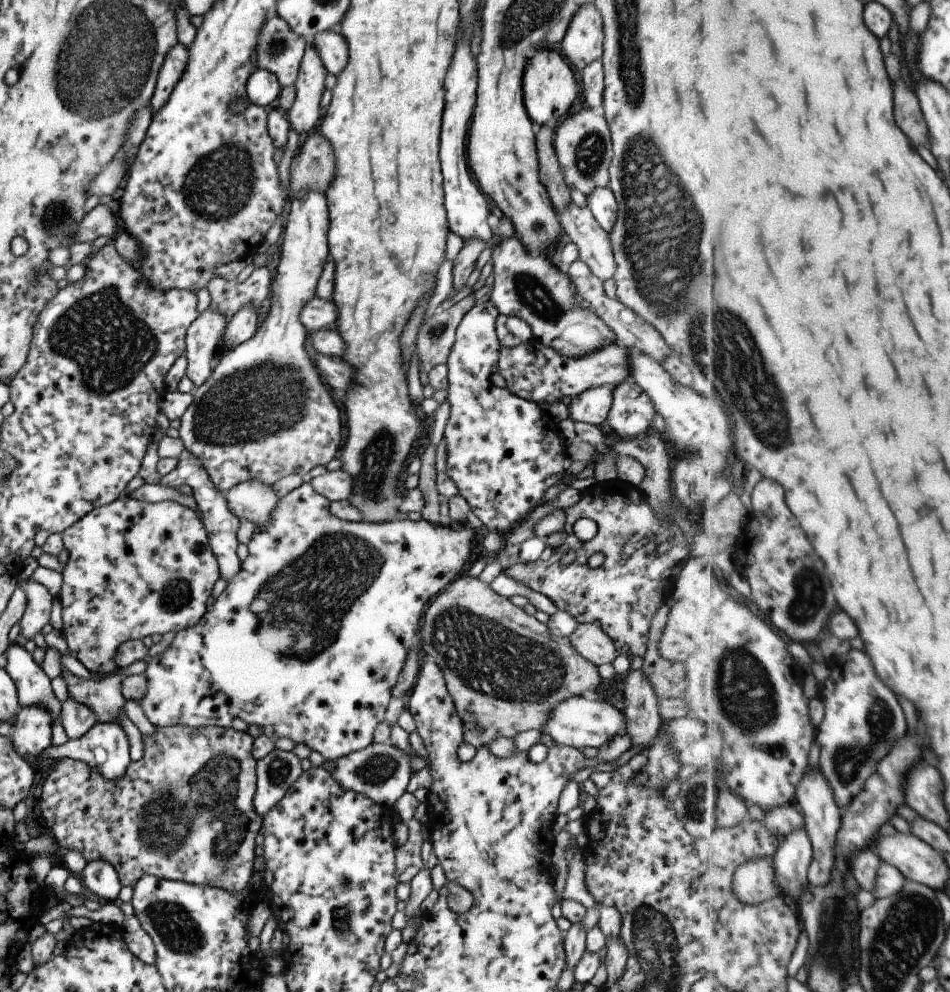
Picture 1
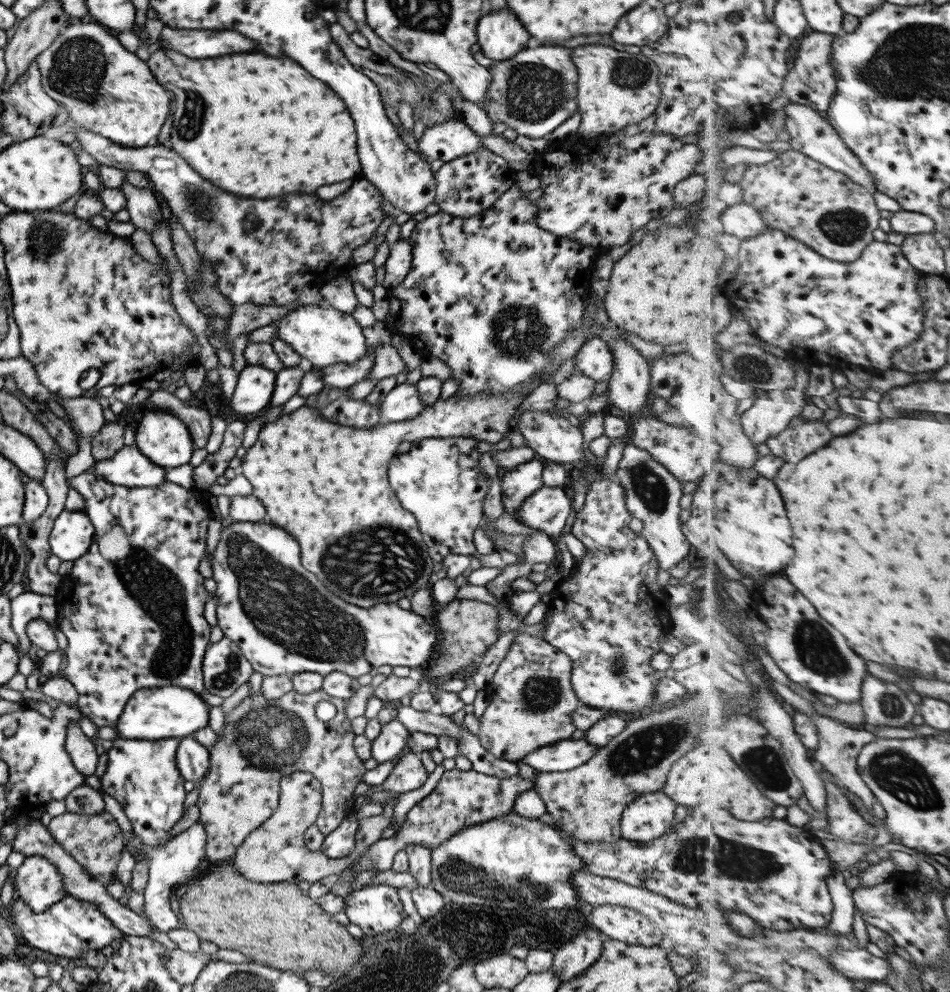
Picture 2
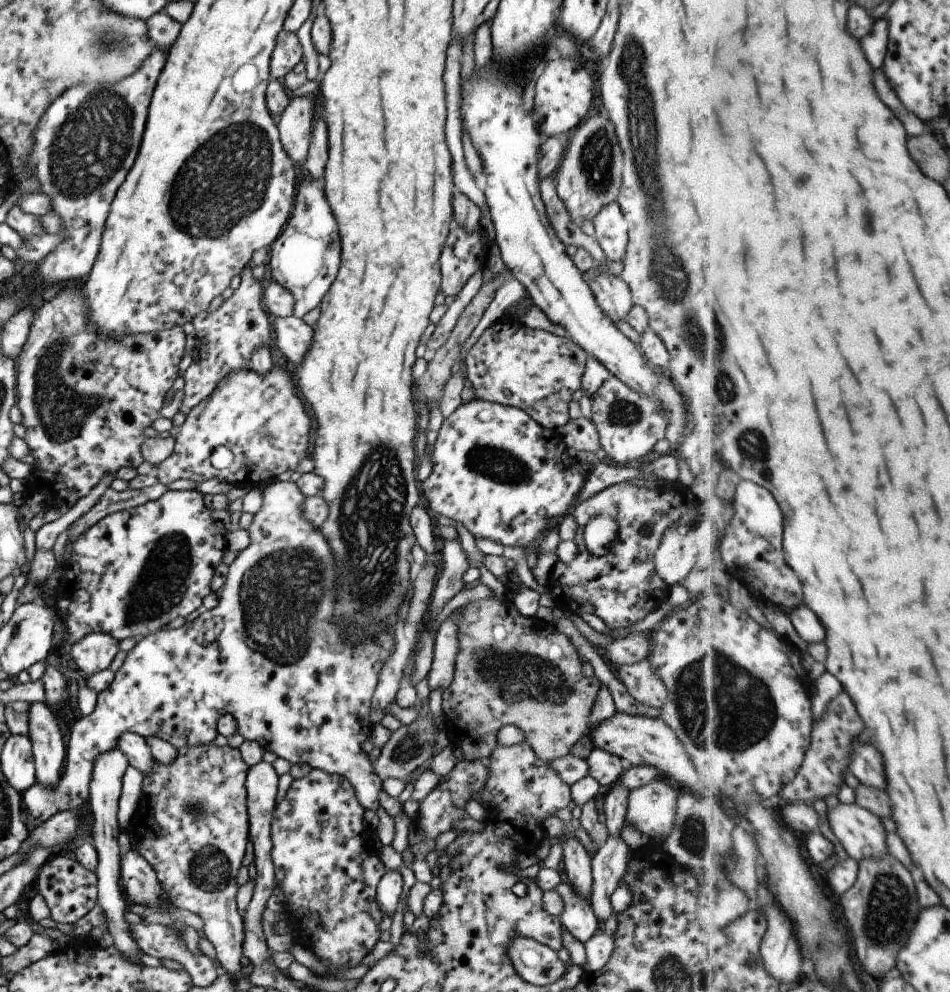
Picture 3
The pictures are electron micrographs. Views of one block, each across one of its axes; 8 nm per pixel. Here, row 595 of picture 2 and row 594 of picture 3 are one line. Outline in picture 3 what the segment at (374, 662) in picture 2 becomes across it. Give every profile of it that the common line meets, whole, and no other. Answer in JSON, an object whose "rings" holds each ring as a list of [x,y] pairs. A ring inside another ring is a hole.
{"rings":[[[292,481],[273,482],[261,492],[261,509],[253,516],[246,530],[249,533],[249,545],[238,552],[235,560],[229,564],[224,584],[214,592],[217,606],[205,610],[180,628],[163,628],[142,637],[126,652],[125,660],[114,673],[112,682],[104,691],[97,691],[93,712],[87,717],[72,720],[59,783],[47,789],[34,783],[21,794],[22,806],[28,812],[25,820],[27,832],[56,813],[74,809],[80,810],[78,826],[85,825],[90,830],[92,817],[84,804],[88,799],[93,764],[102,753],[114,750],[125,732],[133,732],[143,739],[156,737],[179,750],[210,744],[218,734],[217,721],[229,714],[237,725],[236,733],[247,741],[257,742],[263,751],[271,752],[291,765],[309,764],[311,769],[336,773],[345,778],[354,789],[354,798],[361,809],[373,811],[377,816],[377,827],[373,832],[381,846],[391,844],[393,820],[378,804],[382,782],[372,772],[368,757],[360,747],[368,740],[373,727],[369,721],[370,698],[377,685],[381,666],[393,653],[393,630],[390,627],[385,633],[380,627],[371,624],[369,628],[366,627],[363,636],[375,635],[376,638],[359,645],[351,645],[351,641],[340,634],[340,630],[329,620],[329,610],[333,606],[331,552],[319,530],[312,530],[309,522],[302,518],[304,497]]]}

